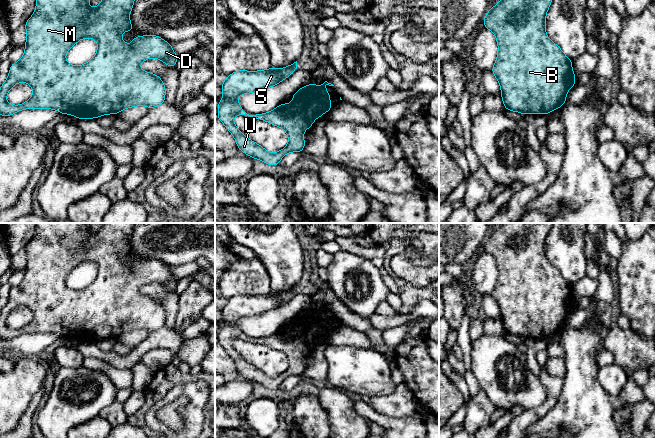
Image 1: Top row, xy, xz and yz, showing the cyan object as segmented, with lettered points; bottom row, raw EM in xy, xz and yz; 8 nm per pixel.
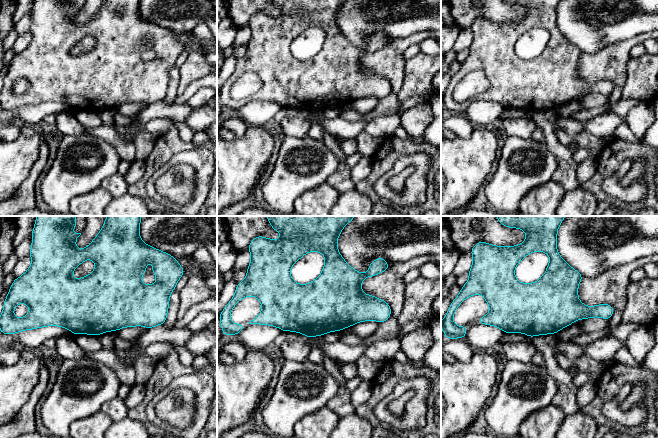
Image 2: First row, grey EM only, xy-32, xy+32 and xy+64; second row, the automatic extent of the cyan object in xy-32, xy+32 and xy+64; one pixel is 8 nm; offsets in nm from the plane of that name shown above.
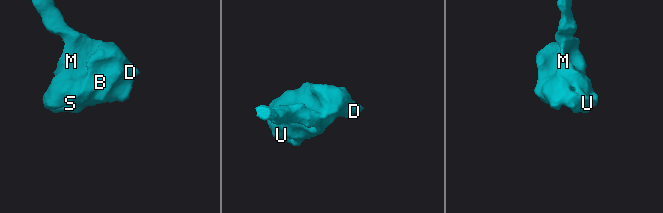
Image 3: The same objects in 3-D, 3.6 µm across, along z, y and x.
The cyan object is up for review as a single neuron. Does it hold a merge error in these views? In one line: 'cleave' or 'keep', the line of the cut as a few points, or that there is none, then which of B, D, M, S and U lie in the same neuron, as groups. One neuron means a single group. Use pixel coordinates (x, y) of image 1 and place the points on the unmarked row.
keep | no cut | B D M S U

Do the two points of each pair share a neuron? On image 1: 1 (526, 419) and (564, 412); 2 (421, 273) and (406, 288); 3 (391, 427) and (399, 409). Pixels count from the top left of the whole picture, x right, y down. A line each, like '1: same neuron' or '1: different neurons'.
1: different neurons
2: different neurons
3: different neurons

